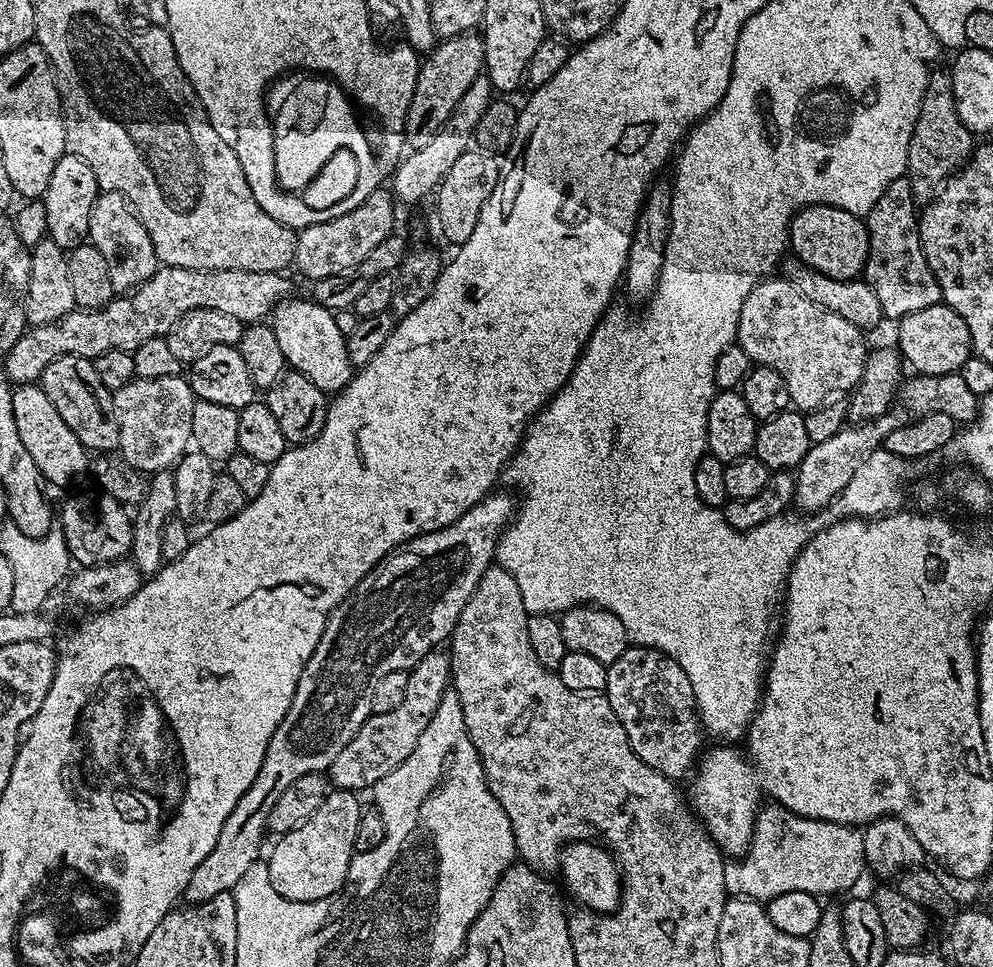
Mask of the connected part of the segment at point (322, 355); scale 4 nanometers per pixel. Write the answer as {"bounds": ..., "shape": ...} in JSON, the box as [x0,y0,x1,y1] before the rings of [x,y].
{"bounds":[270,298,354,394],"shape":[[[289,298],[280,301],[270,317],[270,327],[274,330],[274,338],[278,338],[278,346],[284,355],[284,363],[291,371],[300,372],[306,378],[310,378],[310,382],[314,382],[314,386],[318,386],[326,394],[341,392],[354,375],[354,369],[348,357],[347,339],[342,330],[338,330],[338,325],[330,309],[324,308],[311,298],[296,299]]]}

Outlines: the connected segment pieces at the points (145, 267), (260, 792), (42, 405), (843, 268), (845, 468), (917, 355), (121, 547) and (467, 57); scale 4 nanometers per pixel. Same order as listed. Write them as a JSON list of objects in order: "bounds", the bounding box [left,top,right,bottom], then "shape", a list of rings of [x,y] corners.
[{"bounds":[88,192,158,294],"shape":[[[101,192],[96,197],[94,210],[90,210],[88,240],[102,250],[102,258],[106,258],[106,266],[110,270],[110,282],[117,293],[127,294],[133,288],[139,288],[156,273],[158,261],[154,242],[150,242],[146,226],[142,226],[138,214],[122,194]]]},{"bounds":[183,490,513,904],"shape":[[[496,490],[485,496],[450,526],[406,541],[401,548],[380,561],[370,574],[366,574],[362,582],[358,582],[343,606],[333,610],[310,662],[306,662],[302,670],[302,678],[290,702],[290,710],[286,710],[286,718],[282,718],[278,730],[274,730],[266,746],[266,754],[254,782],[250,782],[246,794],[242,794],[234,810],[230,810],[230,818],[226,818],[222,834],[218,834],[218,842],[214,842],[214,850],[210,850],[210,854],[202,858],[198,870],[190,874],[190,882],[183,894],[183,899],[188,904],[210,902],[214,894],[232,892],[235,889],[242,874],[246,874],[246,870],[250,870],[250,866],[261,859],[260,847],[264,844],[268,816],[282,794],[286,794],[286,790],[290,790],[290,786],[294,786],[298,778],[331,769],[334,758],[342,754],[342,746],[346,746],[346,742],[350,742],[350,738],[358,734],[360,727],[372,715],[370,698],[378,681],[385,674],[408,672],[415,668],[416,663],[427,652],[439,649],[443,645],[440,643],[443,640],[445,643],[451,637],[458,622],[458,614],[462,614],[462,606],[470,602],[470,594],[474,594],[478,582],[482,582],[482,574],[493,567],[496,544],[505,528],[512,523],[513,497],[511,500],[506,493],[500,491]]]},{"bounds":[12,383,90,488],"shape":[[[39,383],[19,385],[12,393],[12,409],[22,446],[26,446],[30,458],[34,458],[34,466],[38,466],[51,487],[53,484],[56,488],[68,488],[75,480],[83,478],[84,471],[90,468],[90,453],[82,442],[78,442],[74,430],[62,422],[58,410],[54,410],[54,402],[46,398]]]},{"bounds":[788,204,868,280],"shape":[[[811,204],[809,208],[801,208],[788,228],[788,242],[791,255],[797,256],[804,264],[822,274],[830,274],[830,278],[839,280],[855,280],[864,271],[864,263],[868,257],[868,225],[861,217],[850,214],[846,210],[838,210],[825,204]]]},{"bounds":[794,406,910,514],"shape":[[[893,406],[886,414],[870,422],[849,423],[825,441],[813,443],[812,449],[806,454],[806,458],[802,458],[800,467],[794,472],[796,478],[795,507],[804,514],[823,512],[829,504],[834,502],[834,498],[838,498],[838,494],[842,494],[842,490],[846,490],[850,478],[854,478],[854,470],[862,466],[865,456],[869,452],[884,447],[885,438],[894,434],[898,426],[907,424],[909,419],[910,416],[904,408]]]},{"bounds":[897,303,973,376],"shape":[[[946,303],[926,306],[926,310],[914,310],[903,319],[897,321],[897,351],[912,366],[912,372],[921,376],[937,376],[959,372],[964,362],[973,355],[970,330],[966,330],[966,322],[958,318],[956,311]]]},{"bounds":[58,495,133,568],"shape":[[[99,495],[72,496],[58,508],[58,527],[68,543],[68,555],[85,568],[123,560],[132,550],[133,517],[129,509],[113,496]]]},{"bounds":[404,34,484,149],"shape":[[[480,34],[454,36],[444,38],[437,43],[420,65],[418,82],[414,86],[414,98],[410,102],[410,110],[406,114],[404,138],[409,149],[426,146],[438,130],[450,118],[454,106],[458,106],[458,98],[466,94],[470,82],[482,75],[484,68],[484,37]]]}]

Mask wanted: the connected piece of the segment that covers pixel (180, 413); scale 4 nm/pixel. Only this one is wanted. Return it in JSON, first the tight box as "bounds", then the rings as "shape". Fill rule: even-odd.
{"bounds":[112,375,197,474],"shape":[[[183,375],[171,376],[170,378],[139,378],[131,380],[126,386],[122,386],[122,390],[112,393],[112,401],[114,402],[114,414],[118,418],[118,434],[120,435],[119,455],[125,460],[131,468],[136,469],[141,474],[153,474],[164,469],[171,469],[176,461],[189,451],[192,444],[192,431],[190,430],[190,418],[194,415],[194,406],[196,405],[197,397],[193,396],[192,388],[188,384],[187,379]]]}

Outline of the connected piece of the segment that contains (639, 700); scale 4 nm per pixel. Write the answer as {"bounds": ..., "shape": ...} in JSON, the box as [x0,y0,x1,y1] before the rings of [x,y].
{"bounds":[604,646,702,782],"shape":[[[630,646],[613,664],[608,665],[608,677],[604,692],[607,695],[614,714],[618,714],[618,722],[622,722],[622,730],[626,730],[626,738],[630,738],[630,746],[646,766],[658,770],[658,774],[667,776],[673,782],[691,777],[701,755],[700,736],[702,725],[700,713],[696,710],[694,686],[690,686],[690,678],[686,678],[686,670],[674,662],[666,654],[653,648]]]}

